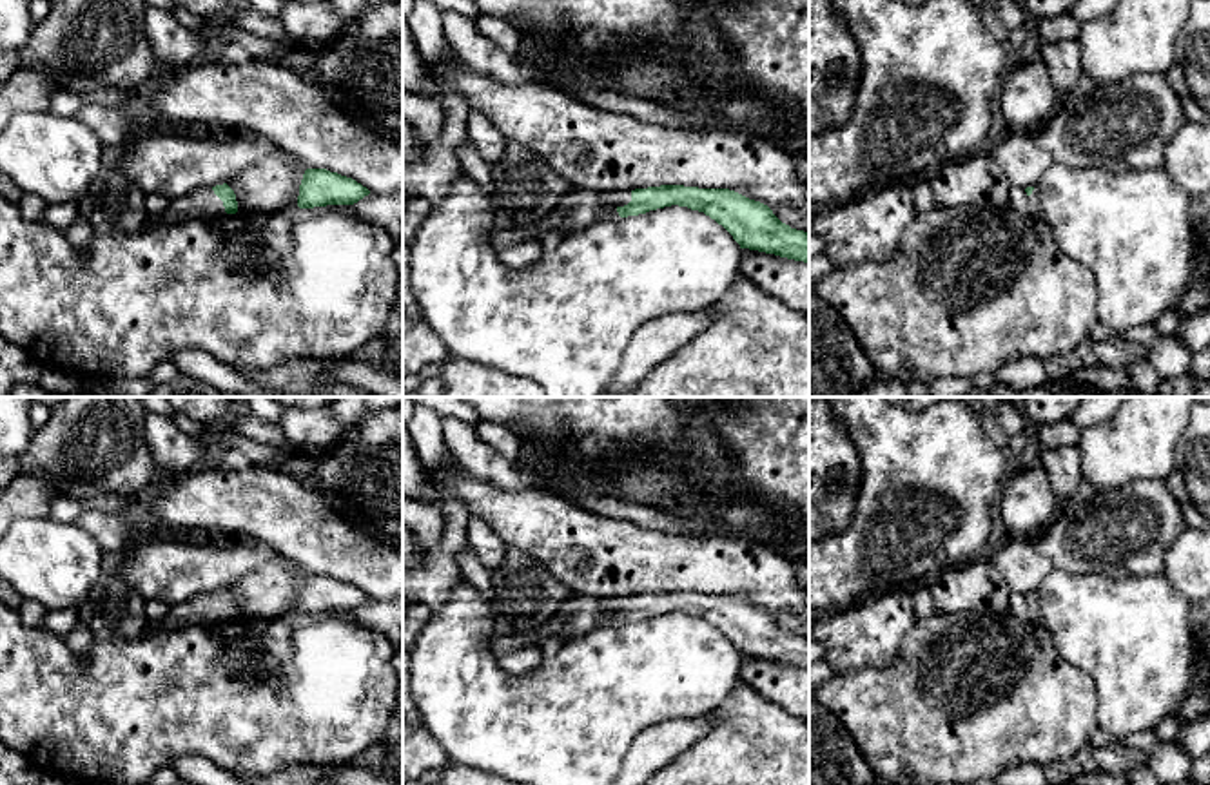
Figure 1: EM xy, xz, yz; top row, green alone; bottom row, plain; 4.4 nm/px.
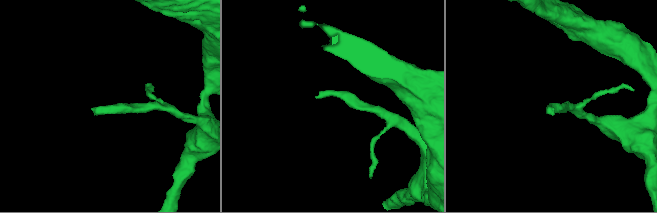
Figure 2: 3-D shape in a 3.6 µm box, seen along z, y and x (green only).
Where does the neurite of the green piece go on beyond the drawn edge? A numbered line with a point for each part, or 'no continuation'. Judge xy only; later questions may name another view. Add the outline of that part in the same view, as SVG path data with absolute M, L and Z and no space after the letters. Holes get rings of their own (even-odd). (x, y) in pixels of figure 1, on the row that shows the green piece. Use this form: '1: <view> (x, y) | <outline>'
1: xy (200, 203) | M201 187L189 196L171 199L169 207L158 218L147 218L149 225L165 225L192 218L223 216L223 201L214 194L212 187Z

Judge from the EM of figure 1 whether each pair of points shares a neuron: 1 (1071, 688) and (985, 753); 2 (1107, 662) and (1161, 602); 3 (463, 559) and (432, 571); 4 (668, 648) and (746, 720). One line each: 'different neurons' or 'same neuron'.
1: same neuron
2: same neuron
3: different neurons
4: different neurons

